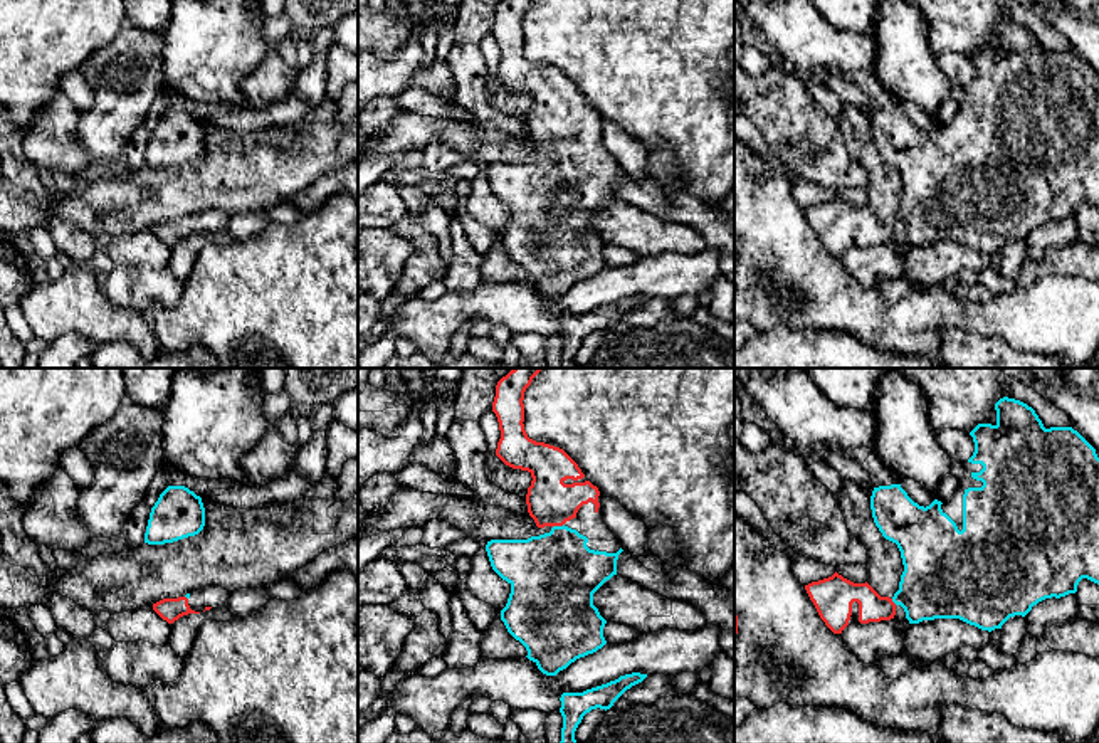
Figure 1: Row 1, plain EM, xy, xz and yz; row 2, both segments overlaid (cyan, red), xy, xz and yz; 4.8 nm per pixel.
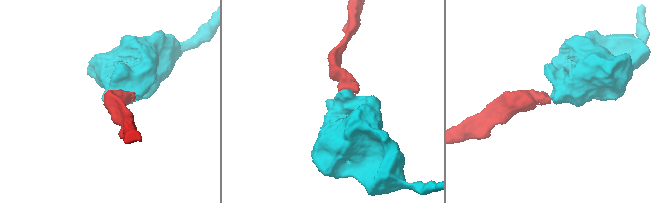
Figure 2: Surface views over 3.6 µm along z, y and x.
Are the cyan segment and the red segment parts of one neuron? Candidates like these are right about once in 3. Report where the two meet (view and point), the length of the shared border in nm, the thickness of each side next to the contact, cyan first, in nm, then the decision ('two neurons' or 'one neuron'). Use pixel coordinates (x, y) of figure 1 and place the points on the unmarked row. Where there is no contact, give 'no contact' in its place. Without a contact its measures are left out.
meets cyan in xz at (557, 150); contact 70 nm long; 420 nm thick on the cyan side, 220 nm on the other; one neuron

